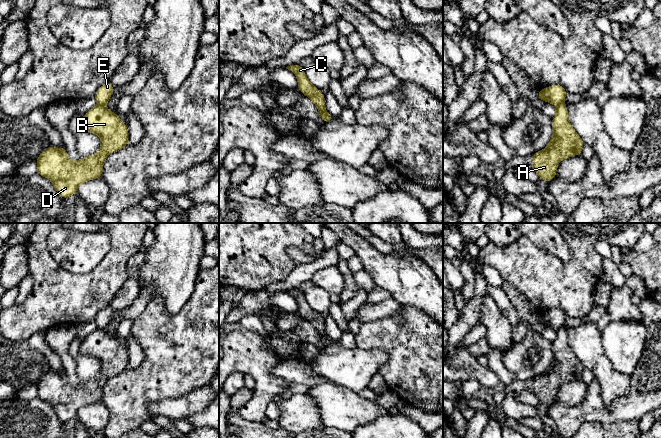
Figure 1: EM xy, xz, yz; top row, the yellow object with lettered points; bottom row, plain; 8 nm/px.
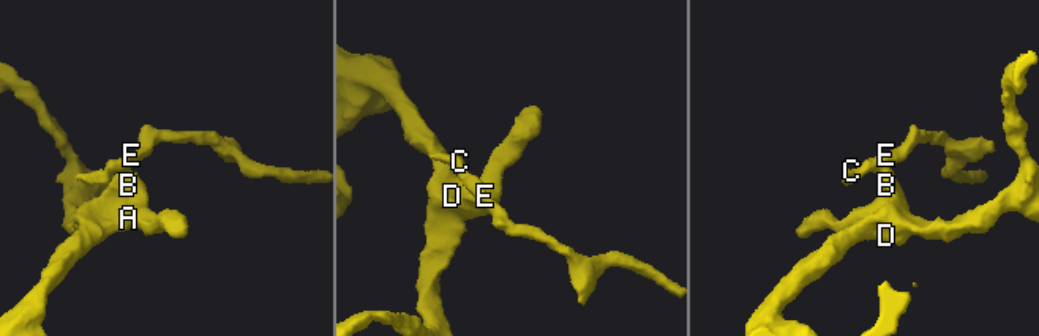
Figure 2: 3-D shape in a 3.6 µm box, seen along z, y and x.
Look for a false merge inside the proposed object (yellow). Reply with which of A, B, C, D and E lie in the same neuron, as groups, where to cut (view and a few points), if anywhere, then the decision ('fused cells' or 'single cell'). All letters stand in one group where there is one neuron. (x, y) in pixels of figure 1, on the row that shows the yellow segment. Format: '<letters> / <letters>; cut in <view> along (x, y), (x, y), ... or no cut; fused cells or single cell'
A B D / C E; cut in xz along (319, 110), (326, 113); fused cells

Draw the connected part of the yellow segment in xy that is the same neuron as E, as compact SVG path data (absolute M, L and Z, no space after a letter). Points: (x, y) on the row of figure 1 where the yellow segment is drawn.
M107 82L103 86L101 86L97 90L97 92L94 96L94 98L97 101L97 104L105 105L108 102L108 100L110 99L113 89L114 89L114 86L110 82Z

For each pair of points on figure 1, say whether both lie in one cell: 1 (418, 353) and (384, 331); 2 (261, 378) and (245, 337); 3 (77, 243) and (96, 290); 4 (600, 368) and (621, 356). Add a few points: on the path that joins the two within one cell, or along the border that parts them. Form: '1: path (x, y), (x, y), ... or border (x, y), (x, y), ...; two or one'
1: path (410, 345), (400, 335), (392, 334); one
2: path (260, 368), (258, 362), (245, 347); one
3: border (105, 255), (89, 271), (71, 273), (65, 270); two
4: border (601, 341), (611, 365), (617, 371), (629, 375); two

